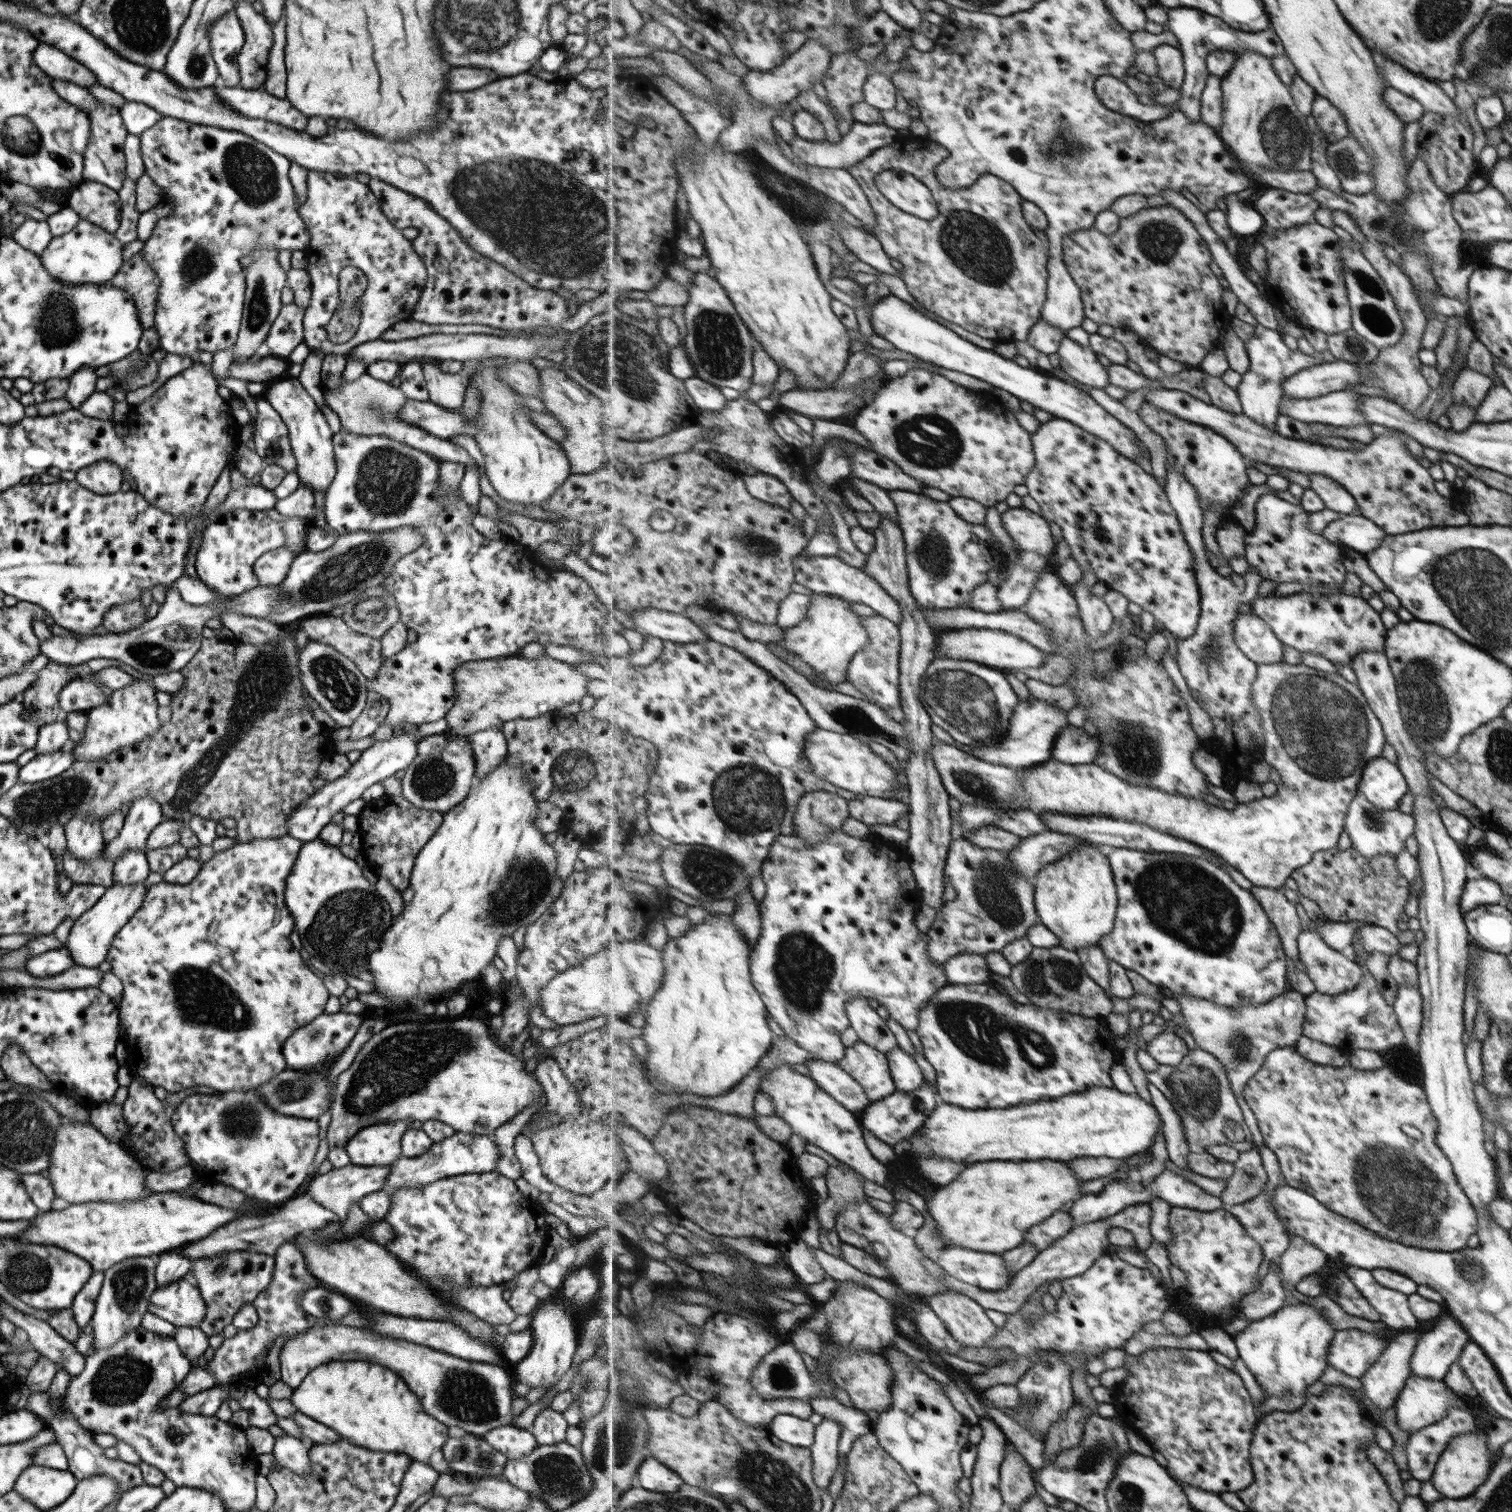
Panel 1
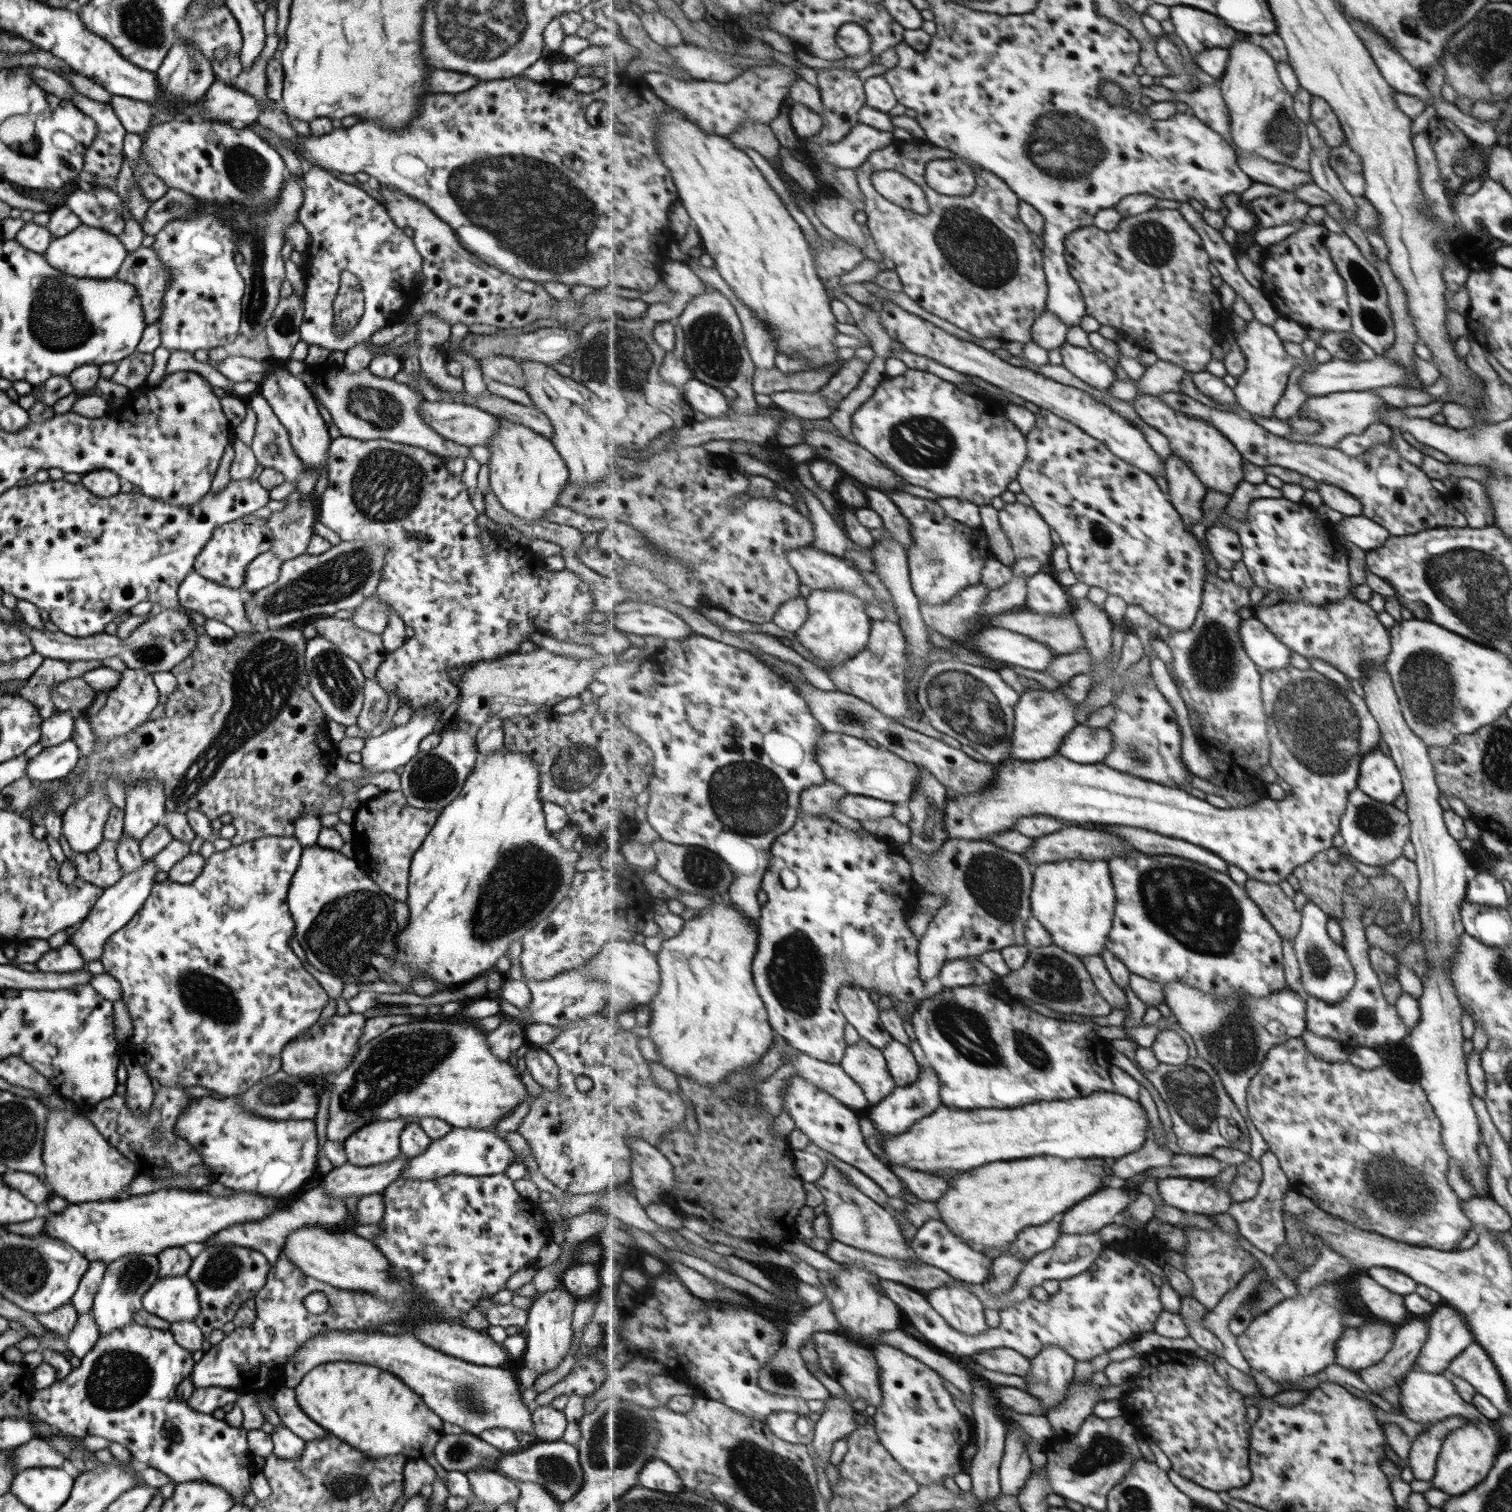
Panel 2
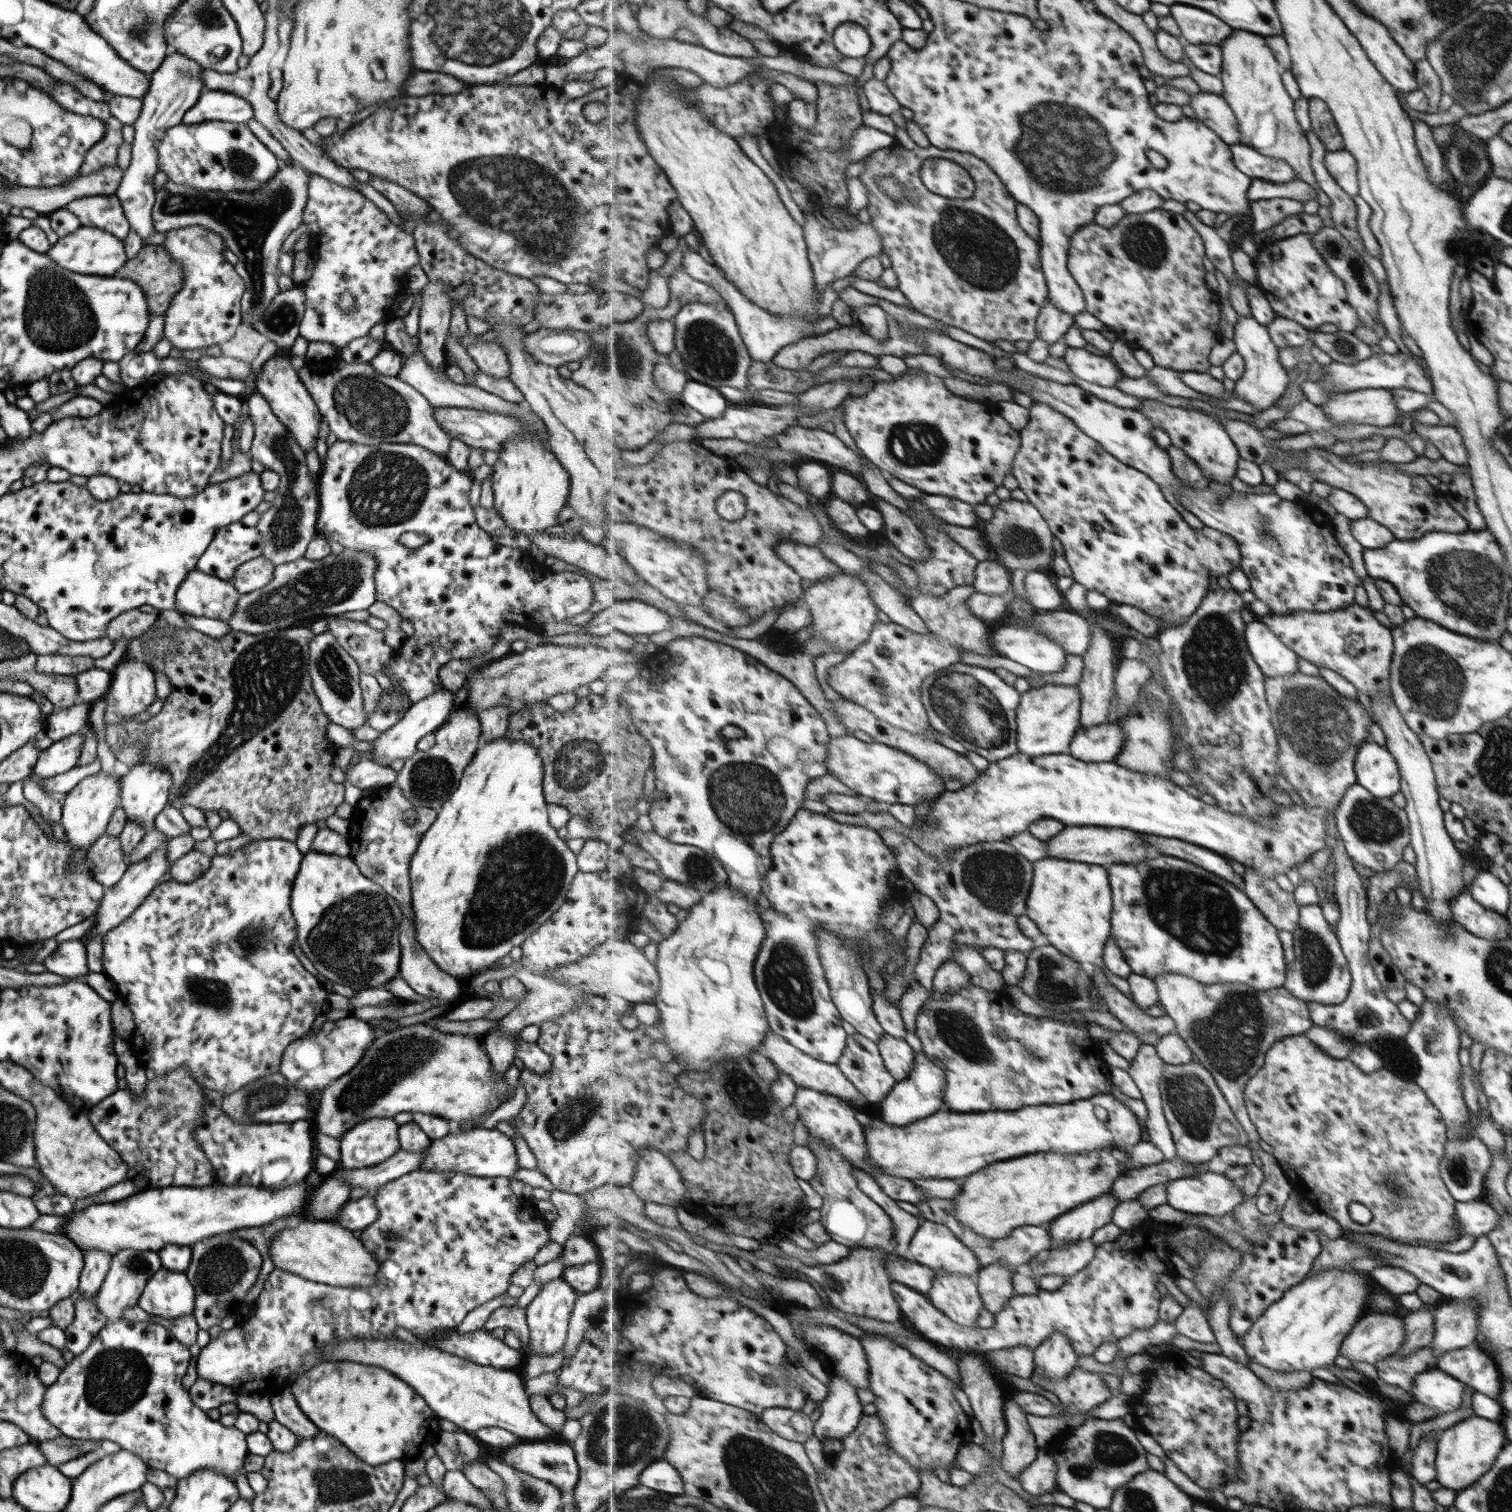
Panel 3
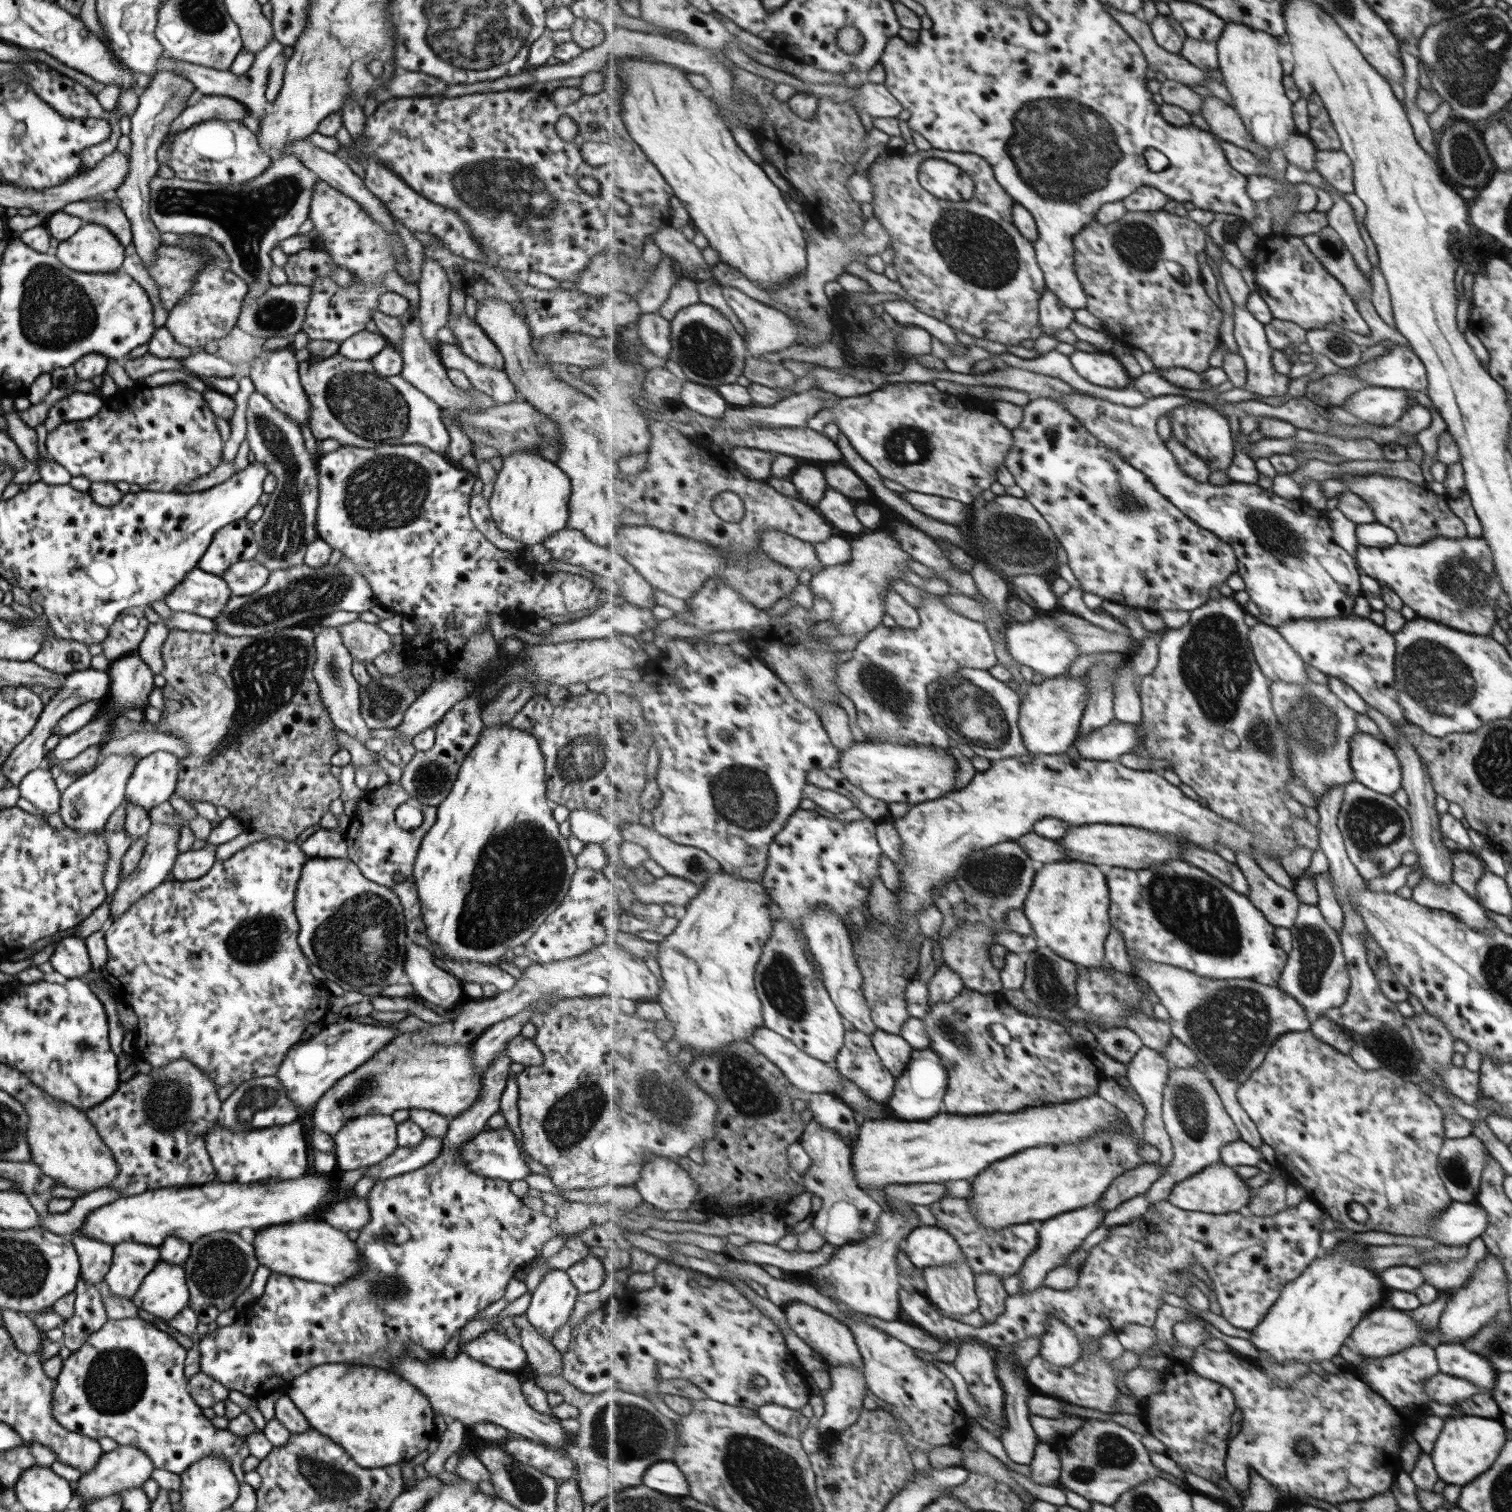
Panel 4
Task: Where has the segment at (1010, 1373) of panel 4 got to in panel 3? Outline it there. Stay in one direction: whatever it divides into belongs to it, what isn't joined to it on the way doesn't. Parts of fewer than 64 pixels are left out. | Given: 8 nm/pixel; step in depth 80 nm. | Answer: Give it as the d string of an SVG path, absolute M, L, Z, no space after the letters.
M1013 1399L1006 1400L1007 1434L1003 1438L1003 1456L999 1459L1001 1465L1008 1471L1009 1476L1020 1479L1022 1472L1029 1468L1038 1457L1039 1446L1035 1433L1029 1425L1028 1414Z

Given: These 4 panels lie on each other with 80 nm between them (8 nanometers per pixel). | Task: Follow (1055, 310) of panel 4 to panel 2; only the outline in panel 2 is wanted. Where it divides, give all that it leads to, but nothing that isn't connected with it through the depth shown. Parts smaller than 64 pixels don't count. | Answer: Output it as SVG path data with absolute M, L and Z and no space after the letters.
M1045 311L1033 326L1033 342L1048 350L1060 348L1068 337L1070 326L1054 312Z

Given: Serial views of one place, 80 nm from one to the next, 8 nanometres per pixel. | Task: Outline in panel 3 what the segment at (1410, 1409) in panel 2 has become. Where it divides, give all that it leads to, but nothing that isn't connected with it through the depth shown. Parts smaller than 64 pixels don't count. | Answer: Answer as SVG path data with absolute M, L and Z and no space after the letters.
M1438 1369L1417 1374L1411 1388L1412 1402L1430 1406L1437 1415L1461 1408L1461 1394L1467 1386Z

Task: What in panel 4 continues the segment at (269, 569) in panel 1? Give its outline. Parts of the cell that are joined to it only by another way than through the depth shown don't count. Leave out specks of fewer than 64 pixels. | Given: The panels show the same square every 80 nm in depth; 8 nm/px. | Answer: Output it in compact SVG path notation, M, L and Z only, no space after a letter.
M255 559L241 560L232 564L221 576L233 596L243 596L261 588L268 579L270 570Z

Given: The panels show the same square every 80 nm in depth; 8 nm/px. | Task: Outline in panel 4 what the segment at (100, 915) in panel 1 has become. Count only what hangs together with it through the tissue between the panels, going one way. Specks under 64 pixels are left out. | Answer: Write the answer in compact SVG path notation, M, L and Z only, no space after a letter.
M177 812L174 814L172 824L157 824L156 822L151 822L145 834L146 845L139 862L134 866L133 872L129 872L118 883L115 892L113 892L113 896L111 896L111 907L106 925L121 917L121 914L127 911L135 901L139 901L139 898L143 897L143 894L149 893L149 891L155 889L161 882L165 881L167 874L171 873L175 857L178 854L176 849L179 836L178 830L186 822Z

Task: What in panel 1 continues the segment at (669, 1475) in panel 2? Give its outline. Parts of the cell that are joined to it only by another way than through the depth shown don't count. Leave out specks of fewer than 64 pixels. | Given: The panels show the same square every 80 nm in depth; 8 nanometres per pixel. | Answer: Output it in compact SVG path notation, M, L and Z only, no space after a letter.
M651 1457L642 1462L636 1480L638 1486L646 1490L669 1494L679 1494L681 1486L686 1483L671 1467Z

